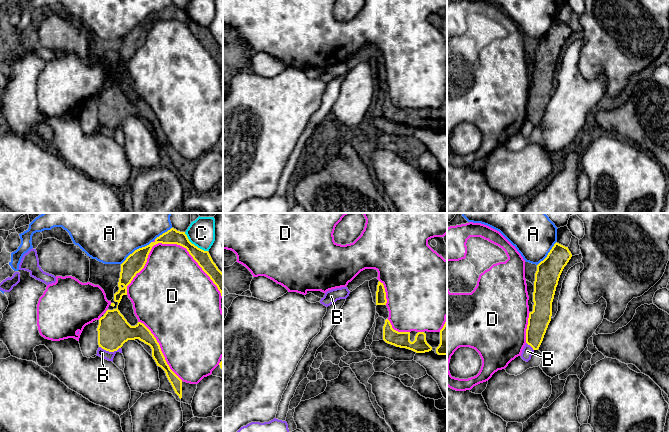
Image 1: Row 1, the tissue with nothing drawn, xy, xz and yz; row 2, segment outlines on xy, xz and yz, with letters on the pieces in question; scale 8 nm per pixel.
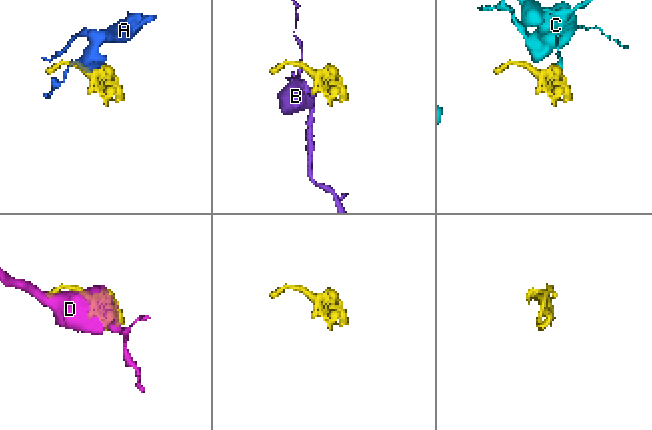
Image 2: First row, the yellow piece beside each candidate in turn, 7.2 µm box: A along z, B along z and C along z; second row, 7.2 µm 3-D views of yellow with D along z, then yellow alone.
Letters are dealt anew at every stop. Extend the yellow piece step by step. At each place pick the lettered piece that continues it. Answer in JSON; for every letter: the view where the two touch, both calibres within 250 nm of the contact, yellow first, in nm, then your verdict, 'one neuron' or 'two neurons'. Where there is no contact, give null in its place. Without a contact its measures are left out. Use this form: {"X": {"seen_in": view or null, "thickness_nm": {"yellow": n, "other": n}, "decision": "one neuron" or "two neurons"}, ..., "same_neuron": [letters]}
{"A": {"seen_in": "xy", "thickness_nm": {"yellow": 160, "other": 500}, "decision": "two neurons"}, "B": {"seen_in": "xy", "thickness_nm": {"yellow": 260, "other": 70}, "decision": "two neurons"}, "C": {"seen_in": "xy", "thickness_nm": {"yellow": 120, "other": 220}, "decision": "two neurons"}, "D": {"seen_in": "xy", "thickness_nm": {"yellow": 120, "other": 440}, "decision": "two neurons"}, "same_neuron": []}

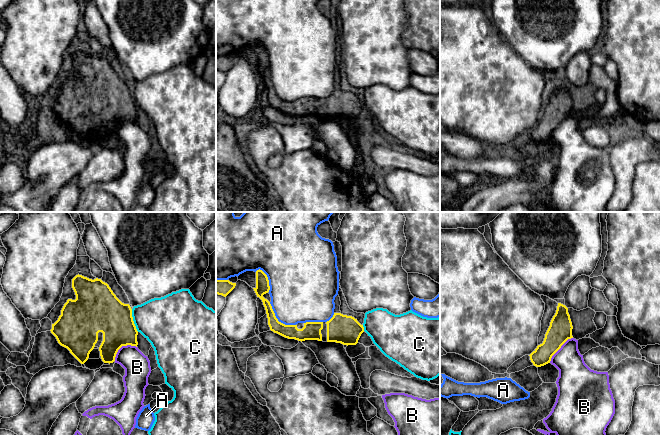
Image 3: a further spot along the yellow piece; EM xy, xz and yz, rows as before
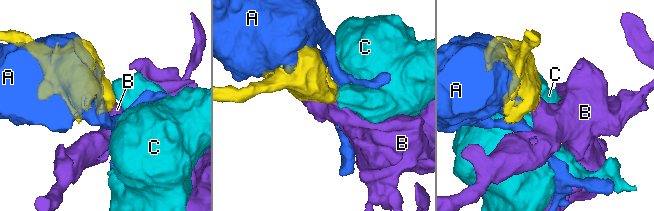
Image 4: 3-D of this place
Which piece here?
{"A": {"seen_in": "xz", "thickness_nm": {"yellow": 110, "other": 440}, "decision": "two neurons"}, "B": {"seen_in": "xy", "thickness_nm": {"yellow": 300, "other": 200}, "decision": "two neurons"}, "C": {"seen_in": "xy", "thickness_nm": {"yellow": 320, "other": 380}, "decision": "two neurons"}, "same_neuron": []}

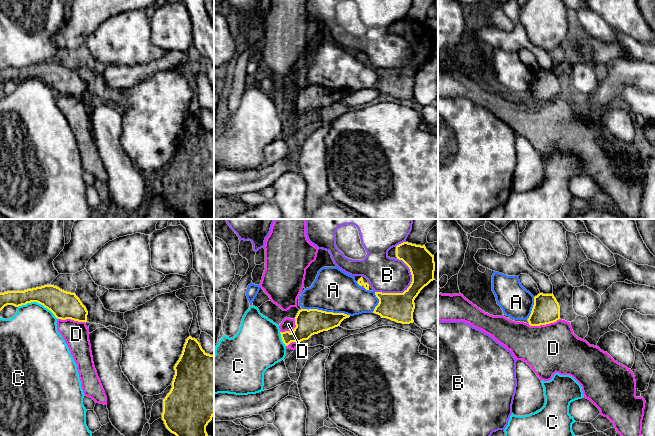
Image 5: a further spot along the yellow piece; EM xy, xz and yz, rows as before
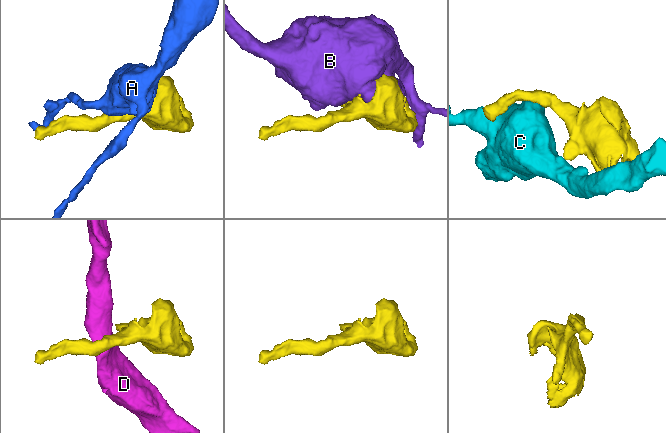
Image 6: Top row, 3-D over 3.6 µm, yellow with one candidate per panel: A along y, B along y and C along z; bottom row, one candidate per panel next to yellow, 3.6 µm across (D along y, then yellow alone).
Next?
{"A": {"seen_in": "xz", "thickness_nm": {"yellow": 200, "other": 340}, "decision": "two neurons"}, "B": {"seen_in": "xz", "thickness_nm": {"yellow": 240, "other": 280}, "decision": "two neurons"}, "C": {"seen_in": "xy", "thickness_nm": {"yellow": 220, "other": 400}, "decision": "two neurons"}, "D": {"seen_in": "yz", "thickness_nm": {"yellow": 220, "other": 400}, "decision": "two neurons"}, "same_neuron": []}

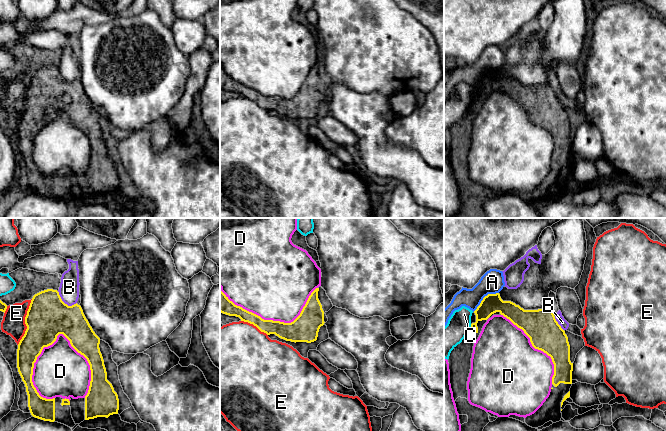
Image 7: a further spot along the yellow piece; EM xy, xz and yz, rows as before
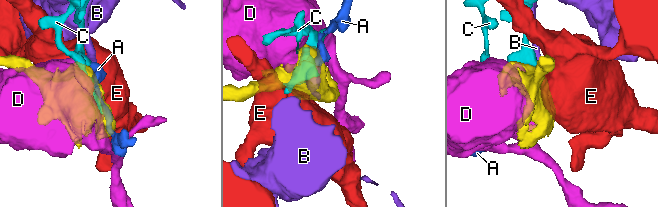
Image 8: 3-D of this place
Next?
{"A": {"seen_in": "yz", "thickness_nm": {"yellow": 160, "other": 190}, "decision": "two neurons"}, "B": {"seen_in": "xy", "thickness_nm": {"yellow": 340, "other": 160}, "decision": "two neurons"}, "C": {"seen_in": "yz", "thickness_nm": {"yellow": 150, "other": 200}, "decision": "two neurons"}, "D": {"seen_in": "xy", "thickness_nm": {"yellow": 220, "other": 420}, "decision": "two neurons"}, "E": {"seen_in": "xy", "thickness_nm": {"yellow": 340, "other": 190}, "decision": "two neurons"}, "same_neuron": []}

